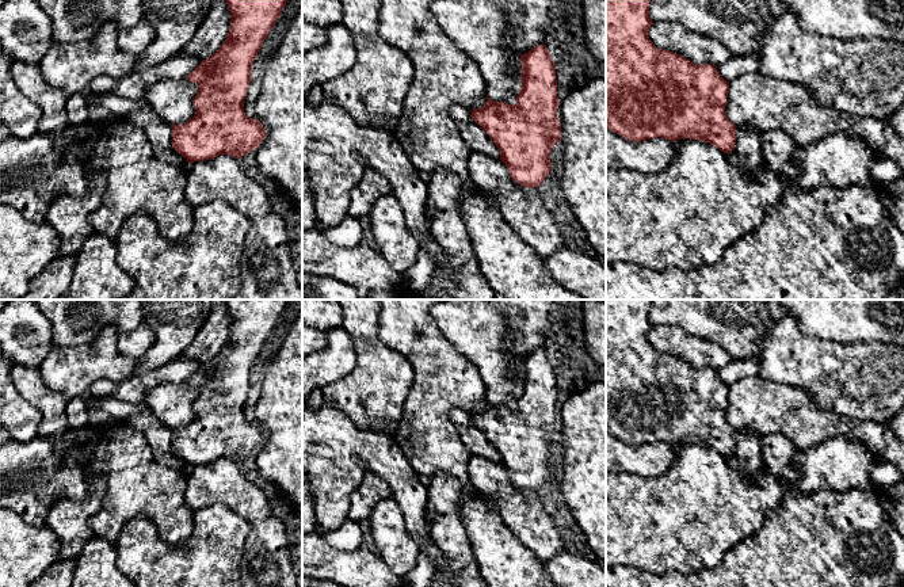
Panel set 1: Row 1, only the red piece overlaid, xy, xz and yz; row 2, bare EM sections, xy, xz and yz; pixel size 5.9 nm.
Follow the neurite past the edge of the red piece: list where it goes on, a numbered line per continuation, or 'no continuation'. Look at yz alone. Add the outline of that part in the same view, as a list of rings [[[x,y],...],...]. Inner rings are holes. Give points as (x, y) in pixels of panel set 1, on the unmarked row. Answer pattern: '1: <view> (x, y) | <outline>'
no continuation

